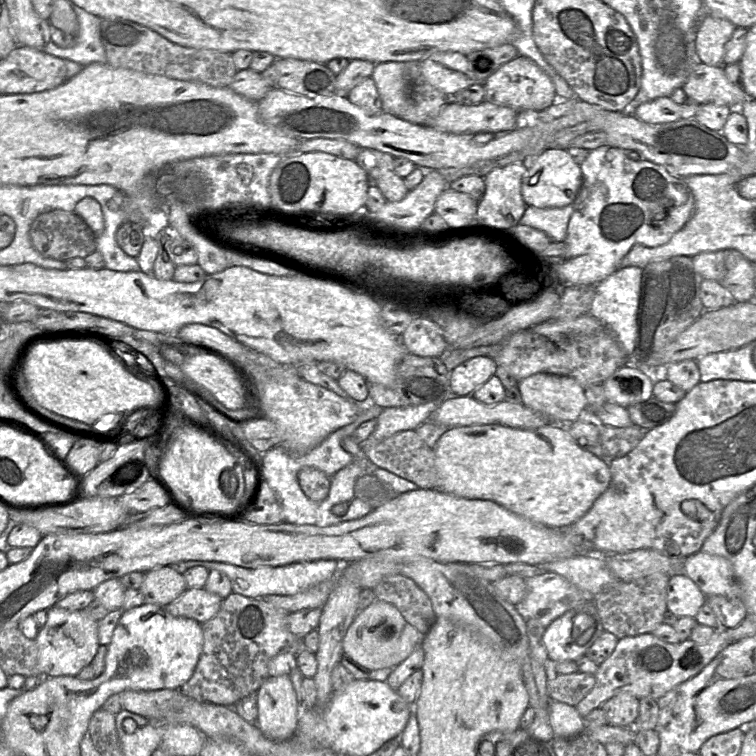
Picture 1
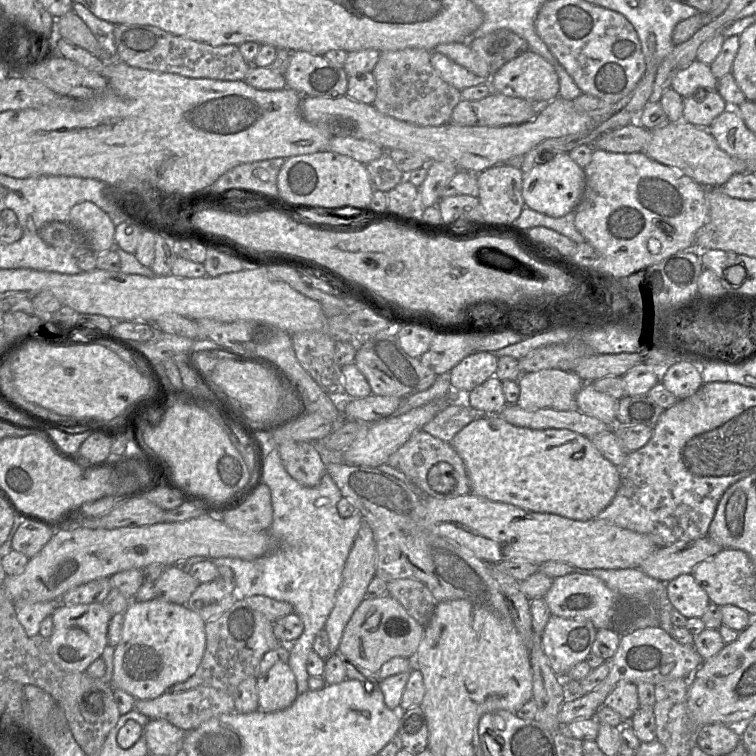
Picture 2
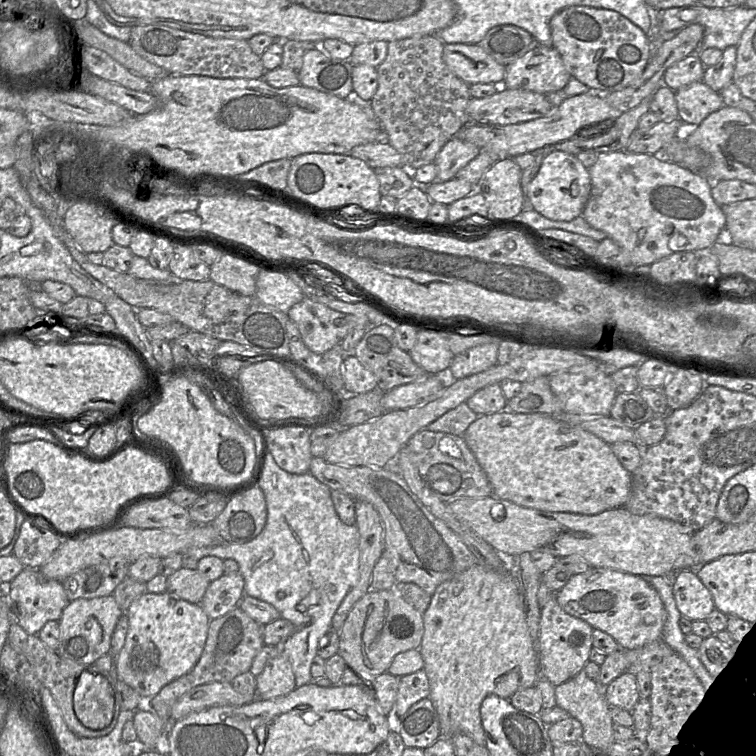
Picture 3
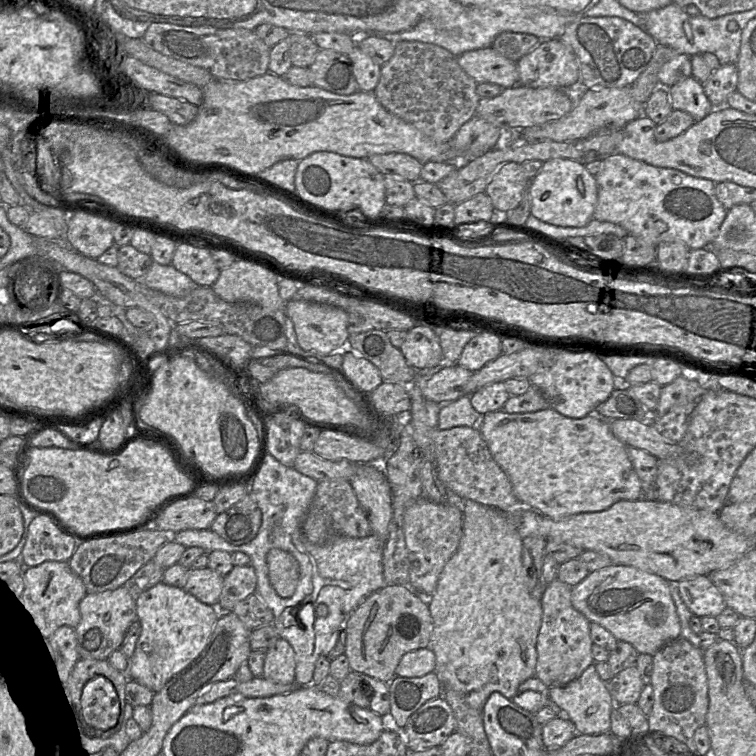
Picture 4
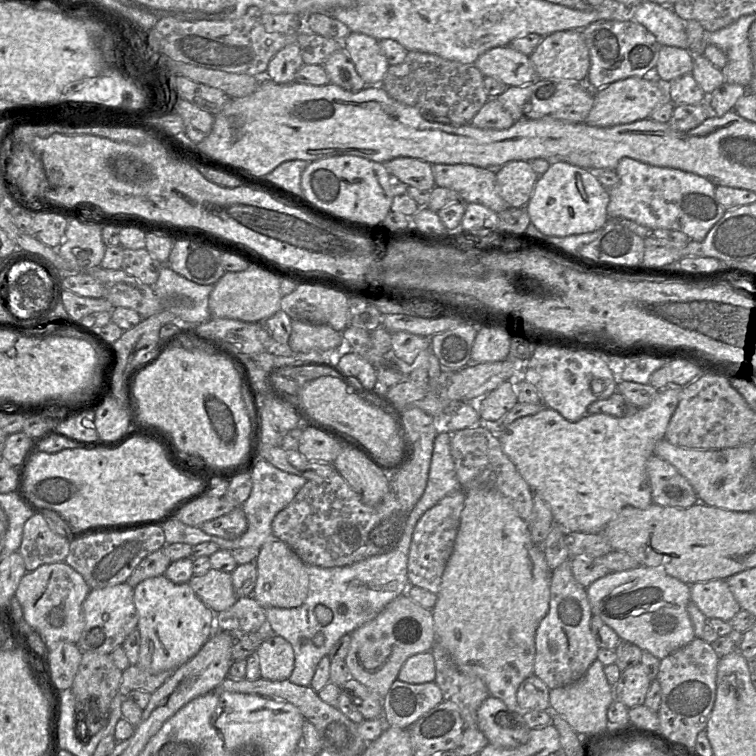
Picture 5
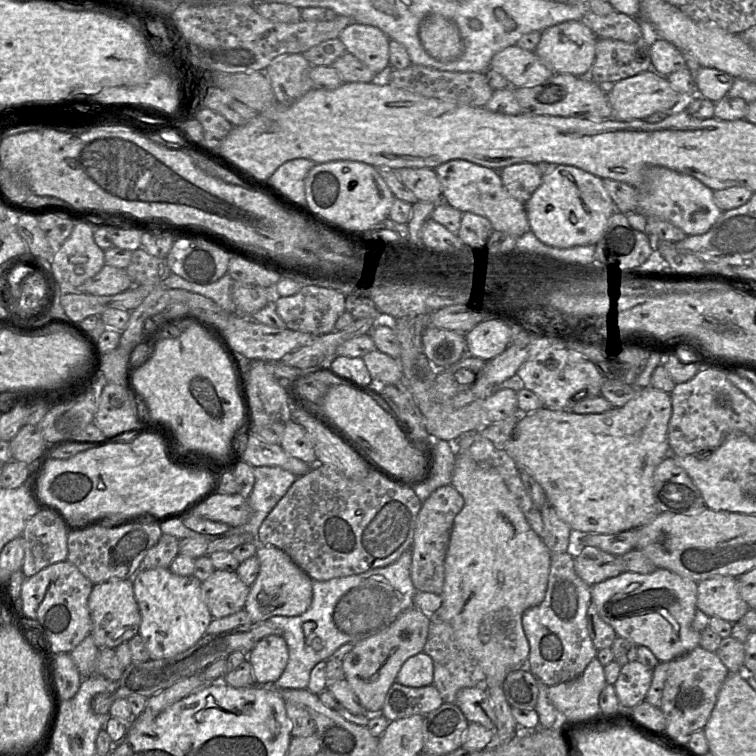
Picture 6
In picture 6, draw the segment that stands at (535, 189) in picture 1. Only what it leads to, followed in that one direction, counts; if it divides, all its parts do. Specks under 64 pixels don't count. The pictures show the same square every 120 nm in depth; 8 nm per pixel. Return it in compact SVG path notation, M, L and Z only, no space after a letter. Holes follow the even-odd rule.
M558 165L551 173L543 175L540 186L525 203L530 230L544 244L555 248L596 245L603 236L615 206L604 188L602 179L580 168Z

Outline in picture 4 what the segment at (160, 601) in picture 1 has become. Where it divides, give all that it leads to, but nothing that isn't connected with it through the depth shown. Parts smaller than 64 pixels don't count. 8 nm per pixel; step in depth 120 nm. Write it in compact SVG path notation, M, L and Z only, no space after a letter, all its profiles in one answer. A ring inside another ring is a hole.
M208 567L189 569L183 589L195 596L200 602L216 607L222 592L224 577Z

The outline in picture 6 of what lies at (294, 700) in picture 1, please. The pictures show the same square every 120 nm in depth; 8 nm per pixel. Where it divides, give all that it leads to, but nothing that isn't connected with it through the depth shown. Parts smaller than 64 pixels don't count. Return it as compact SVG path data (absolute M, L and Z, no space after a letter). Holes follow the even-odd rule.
M280 635L265 636L248 653L247 659L253 667L255 682L273 685L287 666L288 645Z

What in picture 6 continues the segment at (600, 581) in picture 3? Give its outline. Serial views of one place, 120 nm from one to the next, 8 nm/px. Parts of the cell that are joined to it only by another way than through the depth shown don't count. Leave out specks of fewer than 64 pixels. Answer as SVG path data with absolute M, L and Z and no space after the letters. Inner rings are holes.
M657 568L654 572L650 574L639 574L627 571L623 572L618 576L608 578L598 584L591 586L591 602L595 604L600 618L614 629L618 637L625 638L634 643L636 646L647 647L654 654L659 662L669 662L675 658L685 655L697 646L700 646L701 632L697 631L694 628L694 618L695 612L697 610L697 586L698 583L694 582L693 580L682 577L666 569Z

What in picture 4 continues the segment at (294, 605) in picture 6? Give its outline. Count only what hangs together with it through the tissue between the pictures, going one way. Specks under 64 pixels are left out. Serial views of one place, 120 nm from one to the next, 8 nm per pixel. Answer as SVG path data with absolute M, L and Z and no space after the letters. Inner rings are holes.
M271 549L266 557L272 587L282 598L290 598L298 585L300 568L296 558L282 549Z

